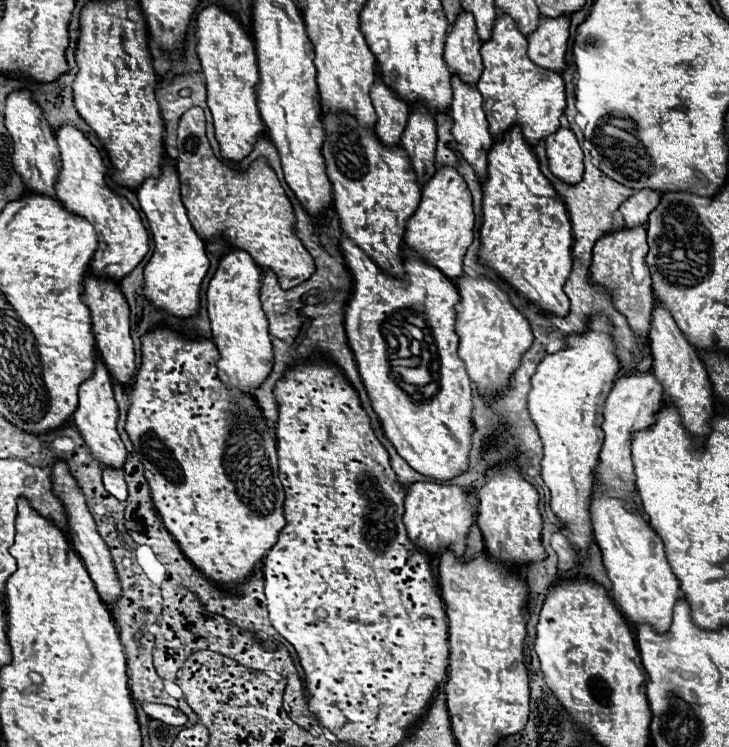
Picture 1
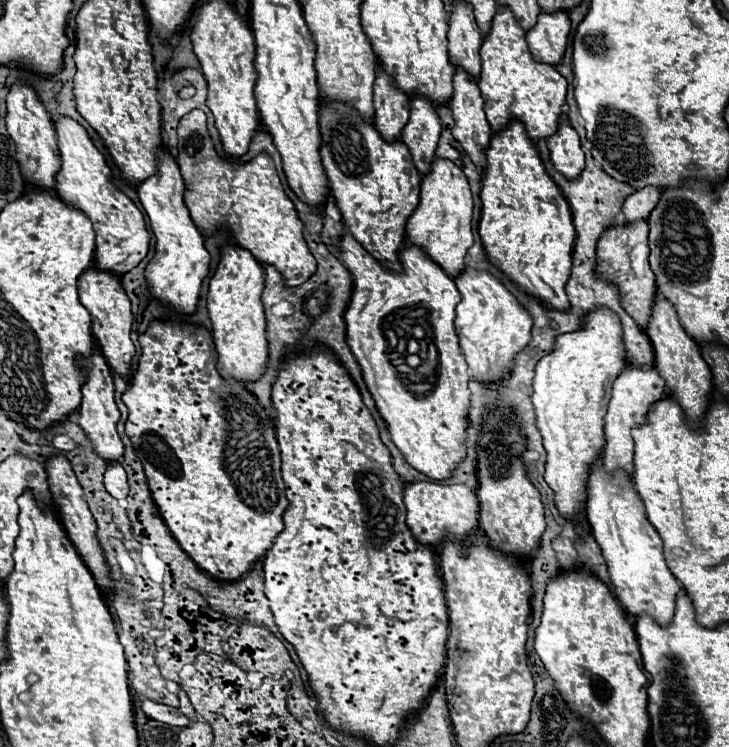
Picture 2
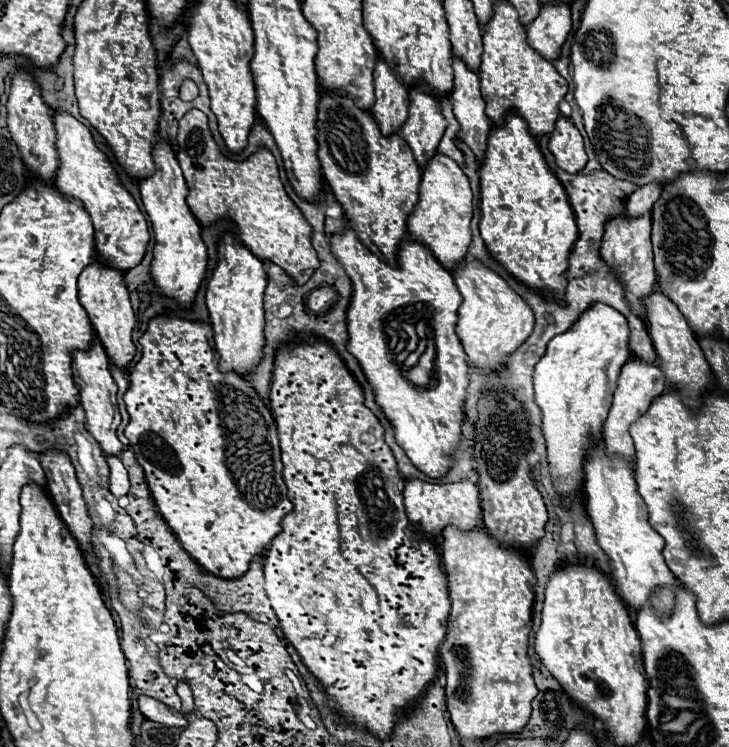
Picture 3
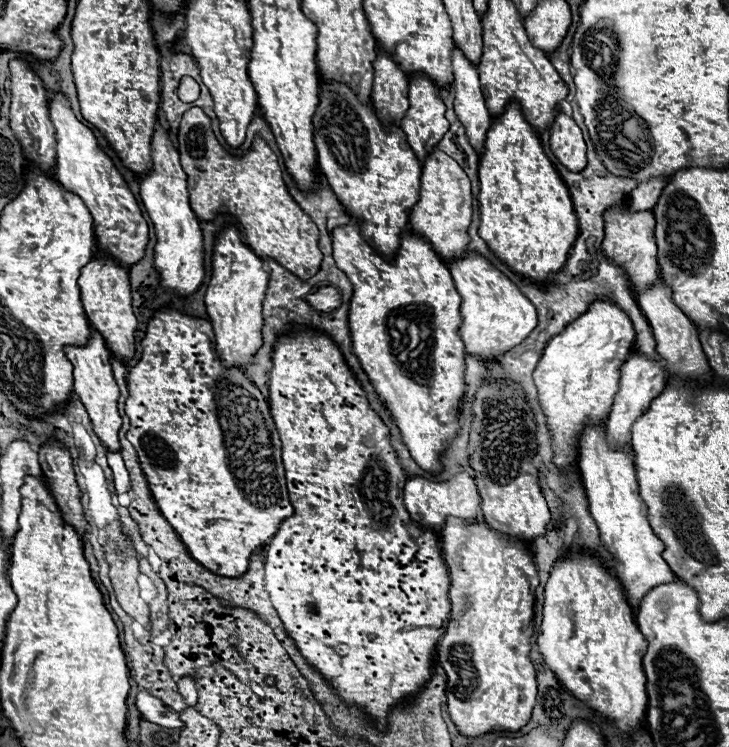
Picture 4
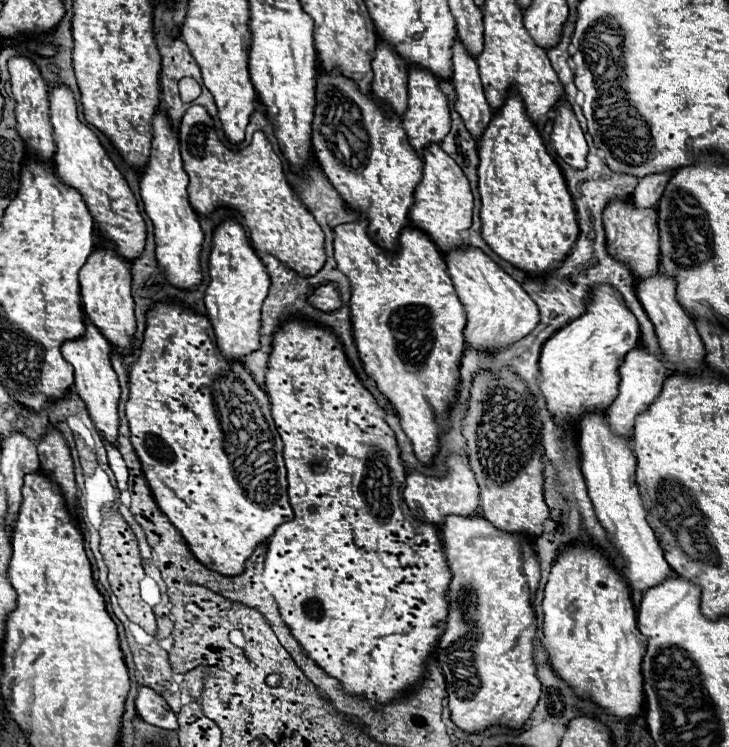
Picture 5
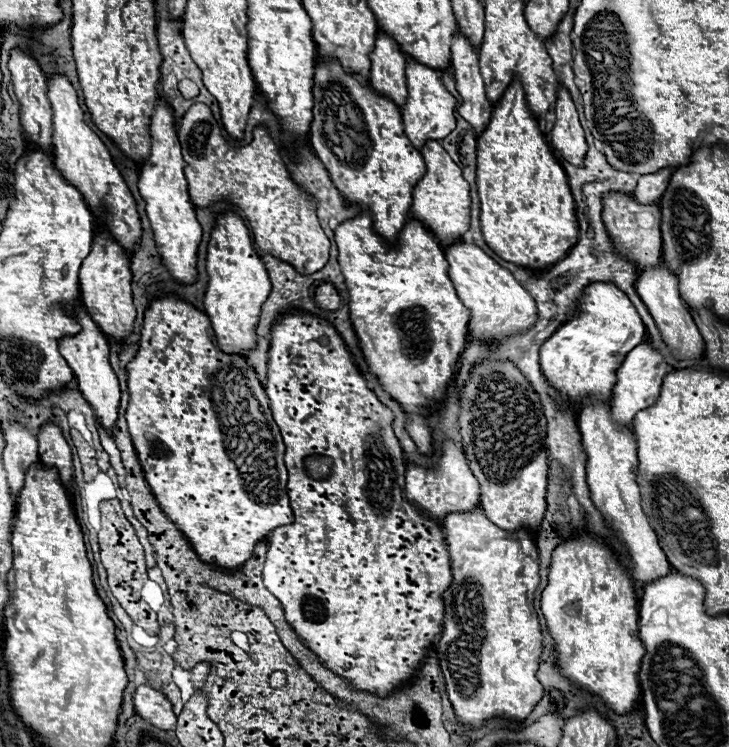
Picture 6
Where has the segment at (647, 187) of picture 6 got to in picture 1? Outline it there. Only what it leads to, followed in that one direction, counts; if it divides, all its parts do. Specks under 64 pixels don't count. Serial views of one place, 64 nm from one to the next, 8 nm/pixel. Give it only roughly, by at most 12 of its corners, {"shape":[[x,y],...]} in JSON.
{"shape":[[644,188],[622,202],[624,226],[646,224],[660,192]]}

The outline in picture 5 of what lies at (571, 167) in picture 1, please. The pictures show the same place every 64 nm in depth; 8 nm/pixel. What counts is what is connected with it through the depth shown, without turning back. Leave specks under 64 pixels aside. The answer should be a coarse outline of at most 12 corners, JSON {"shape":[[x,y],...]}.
{"shape":[[566,100],[558,102],[550,142],[576,170],[588,144]]}

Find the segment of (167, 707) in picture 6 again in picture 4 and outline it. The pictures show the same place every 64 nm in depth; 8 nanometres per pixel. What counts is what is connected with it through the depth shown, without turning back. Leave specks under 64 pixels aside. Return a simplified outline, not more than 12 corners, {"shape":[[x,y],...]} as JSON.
{"shape":[[146,690],[136,698],[144,720],[182,728],[180,714]]}

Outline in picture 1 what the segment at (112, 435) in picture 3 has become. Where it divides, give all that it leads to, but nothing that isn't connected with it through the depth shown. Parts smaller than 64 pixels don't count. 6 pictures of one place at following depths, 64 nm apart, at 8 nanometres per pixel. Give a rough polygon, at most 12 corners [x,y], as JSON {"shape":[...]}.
{"shape":[[106,366],[78,390],[74,426],[104,468],[122,468],[118,404]]}

